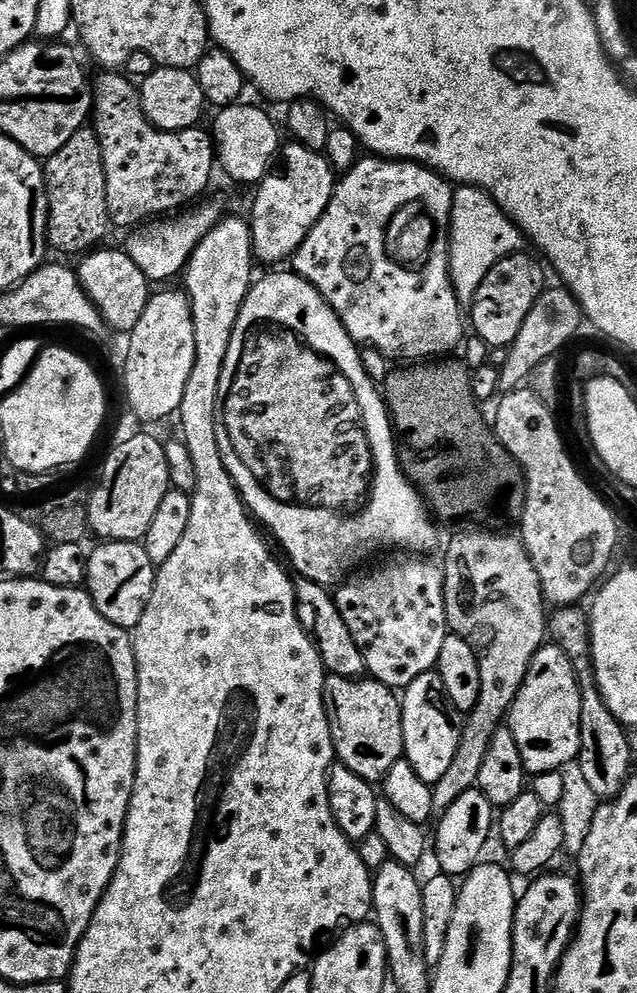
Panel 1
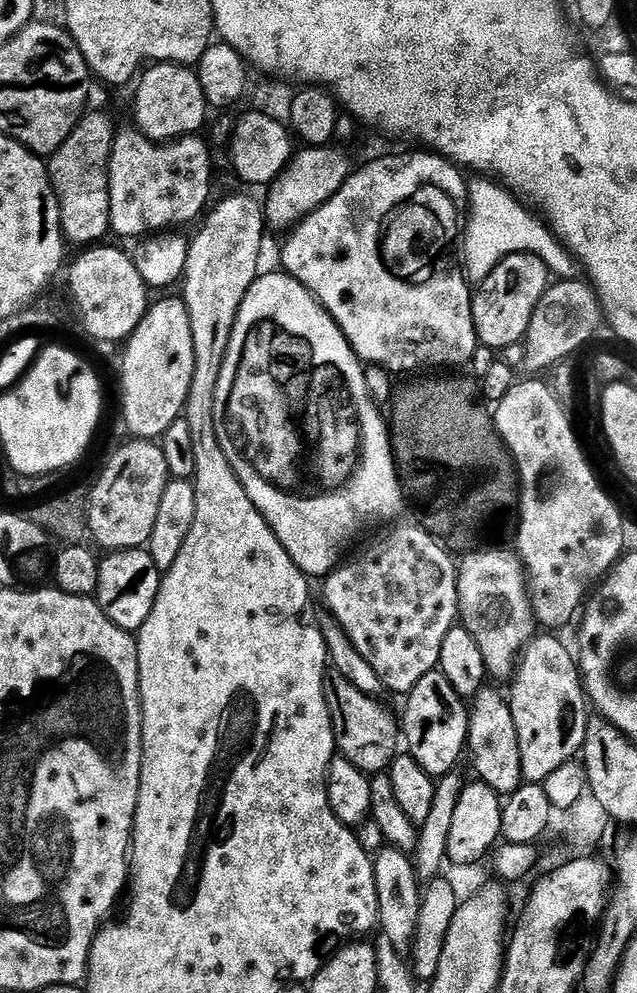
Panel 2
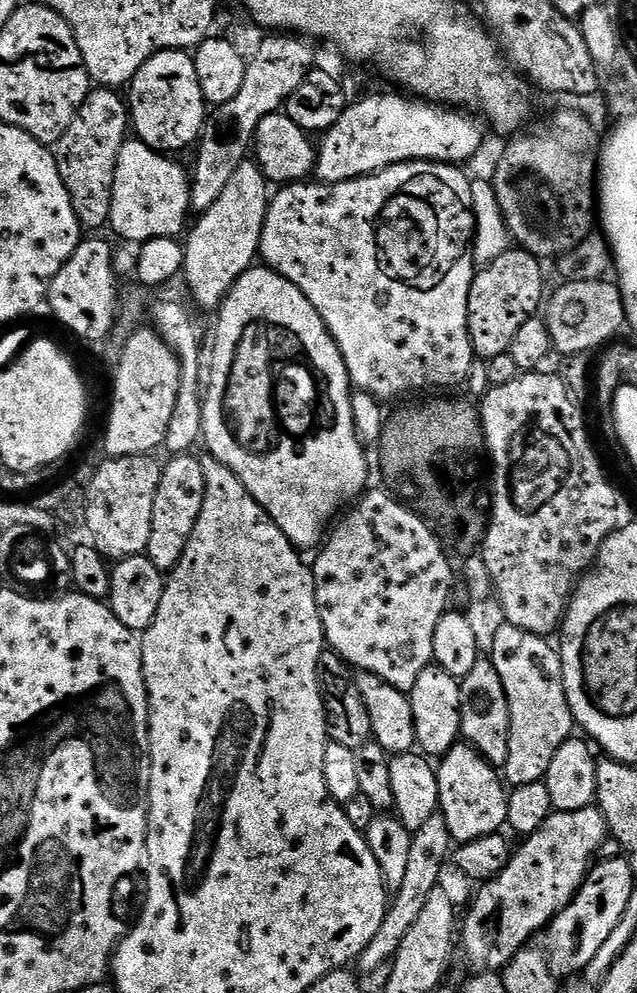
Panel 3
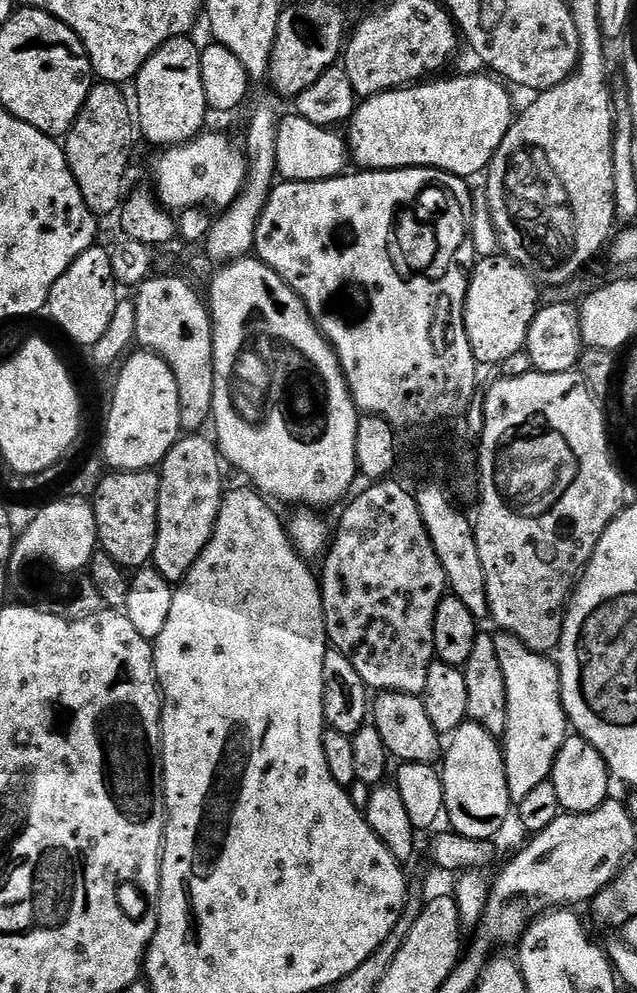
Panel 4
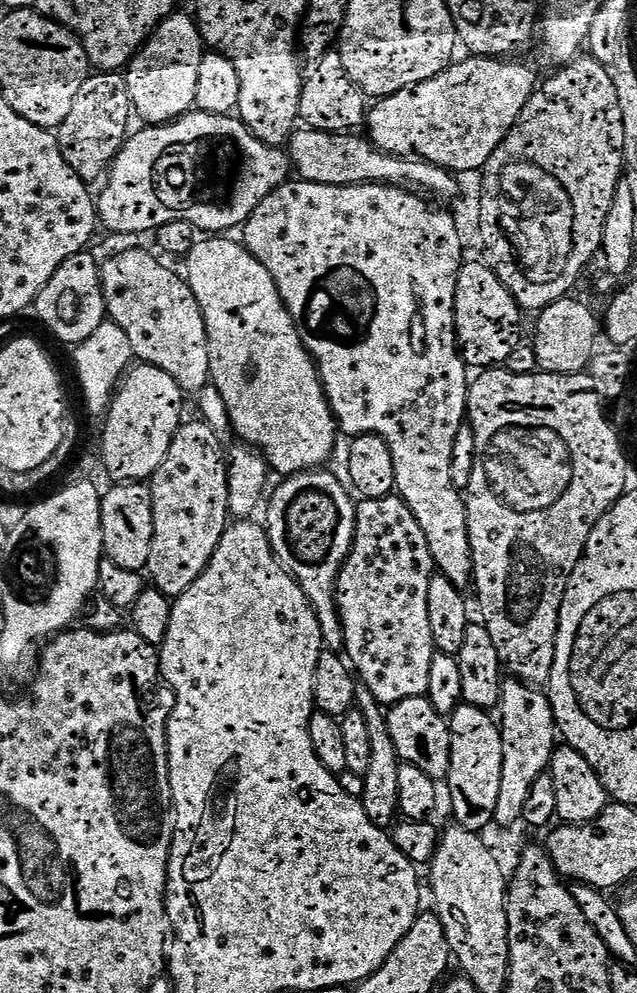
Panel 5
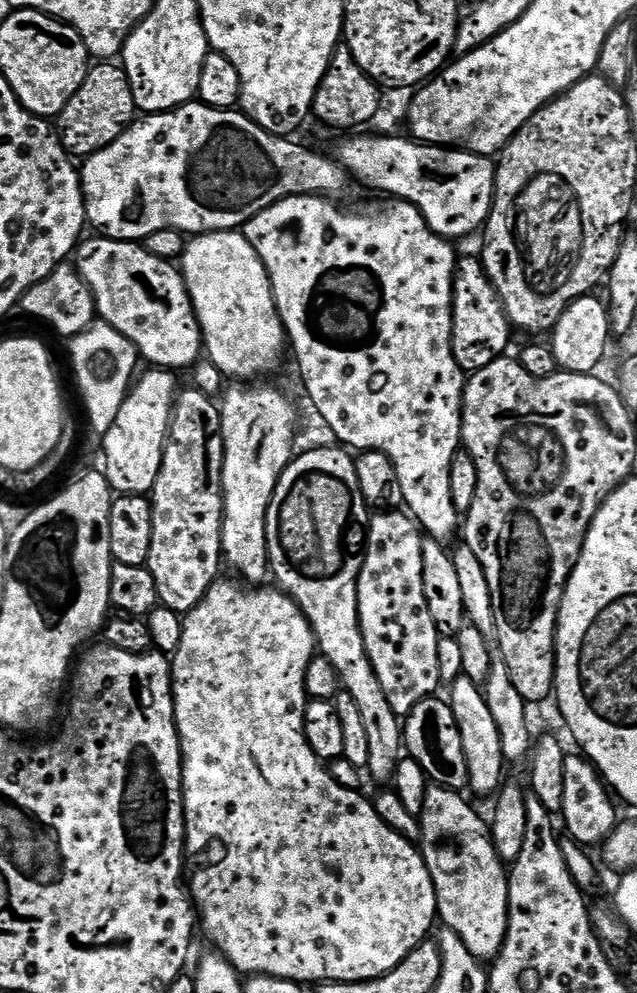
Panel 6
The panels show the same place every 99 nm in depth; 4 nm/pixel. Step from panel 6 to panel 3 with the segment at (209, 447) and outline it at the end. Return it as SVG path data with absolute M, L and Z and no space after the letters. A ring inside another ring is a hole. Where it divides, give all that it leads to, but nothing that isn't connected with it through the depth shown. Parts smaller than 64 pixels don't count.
M173 455L171 459L168 461L169 464L165 463L163 465L162 471L160 473L160 482L158 484L158 494L154 500L154 522L152 523L152 529L150 530L150 542L148 543L148 550L146 555L154 562L154 566L158 566L158 570L165 574L171 573L173 569L175 569L176 565L180 563L180 559L182 558L182 554L186 550L186 546L188 545L189 540L192 538L192 531L194 530L194 526L198 522L198 518L202 514L202 510L204 509L204 499L206 498L206 482L208 479L204 476L204 465L198 459L195 460L195 455Z

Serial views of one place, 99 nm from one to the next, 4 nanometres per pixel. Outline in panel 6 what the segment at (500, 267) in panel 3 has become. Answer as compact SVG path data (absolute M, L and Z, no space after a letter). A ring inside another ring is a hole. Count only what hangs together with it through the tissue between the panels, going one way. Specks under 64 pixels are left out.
M475 255L459 261L456 278L452 281L452 349L458 366L471 374L490 366L490 362L501 359L508 348L508 339L514 329L508 323L502 302L479 259Z

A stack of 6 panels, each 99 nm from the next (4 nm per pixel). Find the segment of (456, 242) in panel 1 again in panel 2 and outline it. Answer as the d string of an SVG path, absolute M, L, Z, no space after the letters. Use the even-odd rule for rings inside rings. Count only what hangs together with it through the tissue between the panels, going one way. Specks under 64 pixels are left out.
M492 178L480 179L484 180L467 181L468 199L466 231L462 236L462 264L469 281L484 280L504 259L515 252L529 252L542 258L542 262L553 277L562 280L577 279L577 257L551 227L543 219L535 220L507 187L501 186Z

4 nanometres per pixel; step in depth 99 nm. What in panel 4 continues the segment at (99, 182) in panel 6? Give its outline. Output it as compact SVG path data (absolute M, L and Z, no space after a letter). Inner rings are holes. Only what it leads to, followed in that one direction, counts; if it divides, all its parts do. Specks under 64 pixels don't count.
M205 130L185 144L163 149L156 160L156 189L154 195L165 209L179 214L187 208L223 210L237 200L244 191L248 173L248 157L239 143L220 132Z

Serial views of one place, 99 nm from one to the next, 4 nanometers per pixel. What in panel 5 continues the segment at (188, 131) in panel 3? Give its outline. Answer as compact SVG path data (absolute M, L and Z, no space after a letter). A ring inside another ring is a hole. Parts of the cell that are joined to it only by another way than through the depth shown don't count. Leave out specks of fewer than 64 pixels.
M183 10L166 17L148 37L126 69L128 93L135 115L141 116L145 125L169 124L196 108L198 66L202 66L205 51L206 45L195 19Z

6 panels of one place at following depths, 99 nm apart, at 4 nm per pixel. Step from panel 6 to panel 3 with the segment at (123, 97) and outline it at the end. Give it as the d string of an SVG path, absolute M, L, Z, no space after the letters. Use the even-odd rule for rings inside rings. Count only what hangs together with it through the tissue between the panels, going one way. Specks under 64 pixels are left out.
M103 86L92 90L84 104L77 110L74 122L62 134L62 138L54 145L54 155L58 174L62 174L62 182L66 186L66 194L70 194L70 202L74 206L74 214L78 218L81 229L105 227L112 209L112 191L114 190L114 170L118 166L118 150L122 150L124 141L130 136L130 108L120 97L121 93Z

